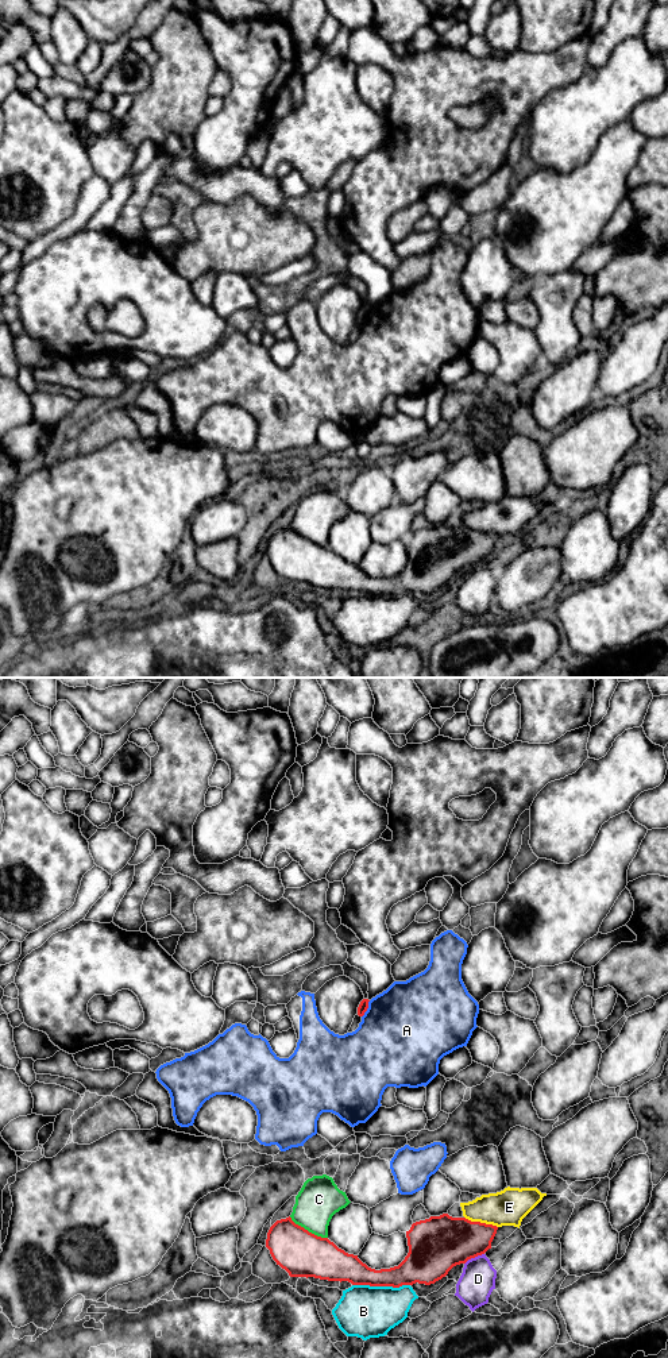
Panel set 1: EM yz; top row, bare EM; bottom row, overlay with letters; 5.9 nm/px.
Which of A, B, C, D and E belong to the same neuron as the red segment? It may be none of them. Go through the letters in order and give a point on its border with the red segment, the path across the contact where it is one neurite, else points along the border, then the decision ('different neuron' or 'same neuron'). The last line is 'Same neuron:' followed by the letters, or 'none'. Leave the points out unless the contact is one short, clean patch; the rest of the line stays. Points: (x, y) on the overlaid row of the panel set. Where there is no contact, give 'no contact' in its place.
A: yz (366, 1009) | different neuron
B: yz (381, 1285) | different neuron
C: yz (307, 1230) | different neuron
D: yz (474, 1257) | different neuron
E: yz (479, 1222) | different neuron
Same neuron: none

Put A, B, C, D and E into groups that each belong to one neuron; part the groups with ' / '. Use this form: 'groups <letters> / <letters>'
groups A / B / C / D / E

